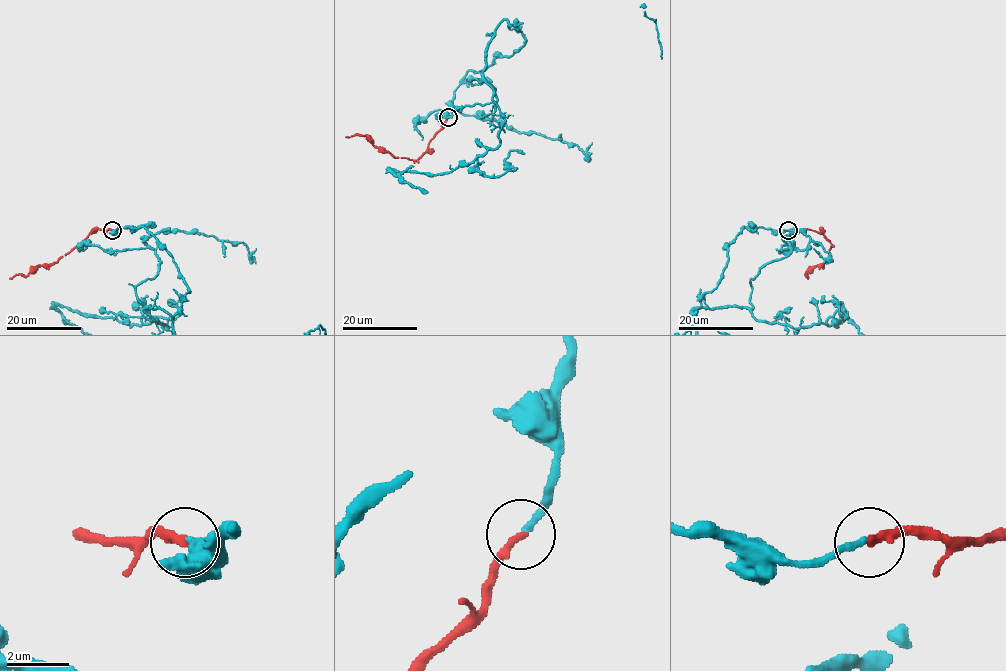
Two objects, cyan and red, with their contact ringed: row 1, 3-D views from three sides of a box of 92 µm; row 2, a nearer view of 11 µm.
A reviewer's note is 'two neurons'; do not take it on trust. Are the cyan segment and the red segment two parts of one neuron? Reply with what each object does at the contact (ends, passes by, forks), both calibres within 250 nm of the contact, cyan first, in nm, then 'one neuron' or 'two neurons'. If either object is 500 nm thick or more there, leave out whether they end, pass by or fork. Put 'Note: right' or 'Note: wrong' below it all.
cyan ends; red ends; calibres 220 and 280 nm; one neuron
Note: wrong

